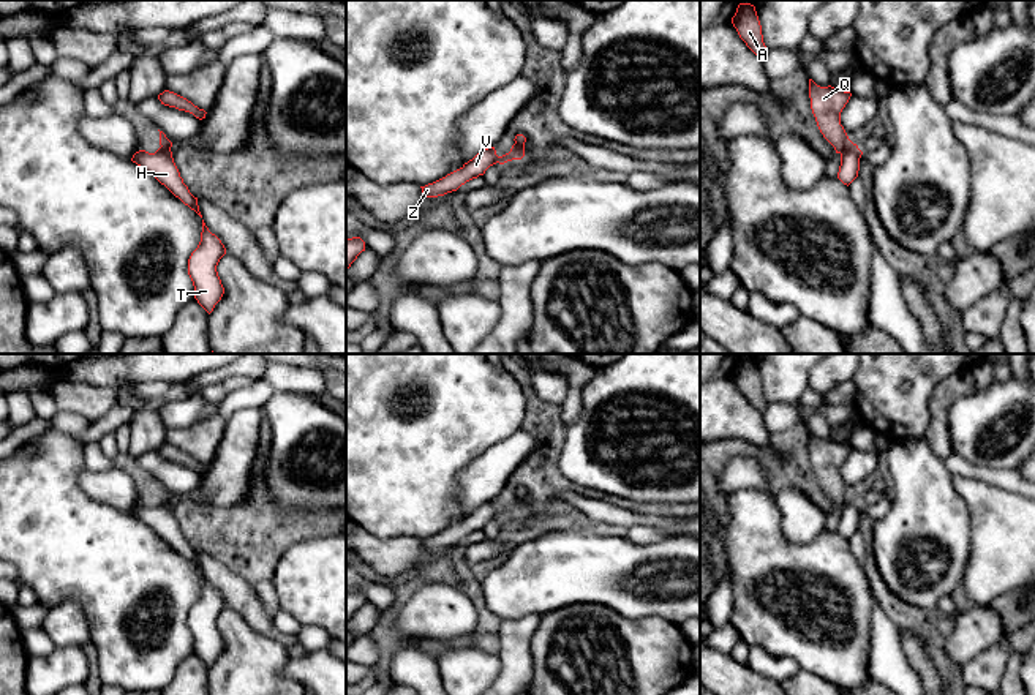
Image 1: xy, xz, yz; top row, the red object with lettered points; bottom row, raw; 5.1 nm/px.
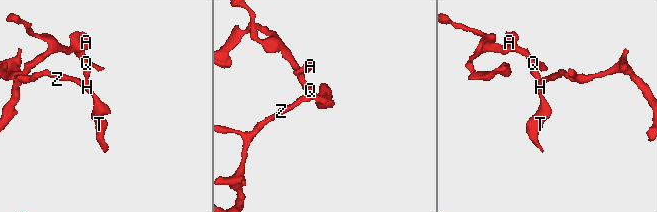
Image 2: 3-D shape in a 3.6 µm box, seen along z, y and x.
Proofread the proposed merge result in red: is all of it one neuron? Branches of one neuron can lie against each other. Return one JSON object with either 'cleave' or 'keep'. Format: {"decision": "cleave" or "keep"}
{"decision": "cleave"}

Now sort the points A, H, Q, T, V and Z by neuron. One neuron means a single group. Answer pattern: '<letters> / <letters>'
A Q / H T V Z

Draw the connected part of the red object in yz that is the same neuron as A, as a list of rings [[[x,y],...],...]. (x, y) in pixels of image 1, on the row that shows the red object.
[[[740,3],[735,16],[732,17],[732,24],[740,38],[757,57],[763,58],[768,54],[768,47],[763,43],[762,25],[754,5]]]

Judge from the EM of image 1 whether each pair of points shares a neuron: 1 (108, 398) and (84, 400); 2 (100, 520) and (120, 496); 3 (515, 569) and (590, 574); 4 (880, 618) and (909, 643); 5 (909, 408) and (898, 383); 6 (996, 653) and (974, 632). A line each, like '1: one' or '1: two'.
1: one
2: two
3: one
4: two
5: one
6: two

